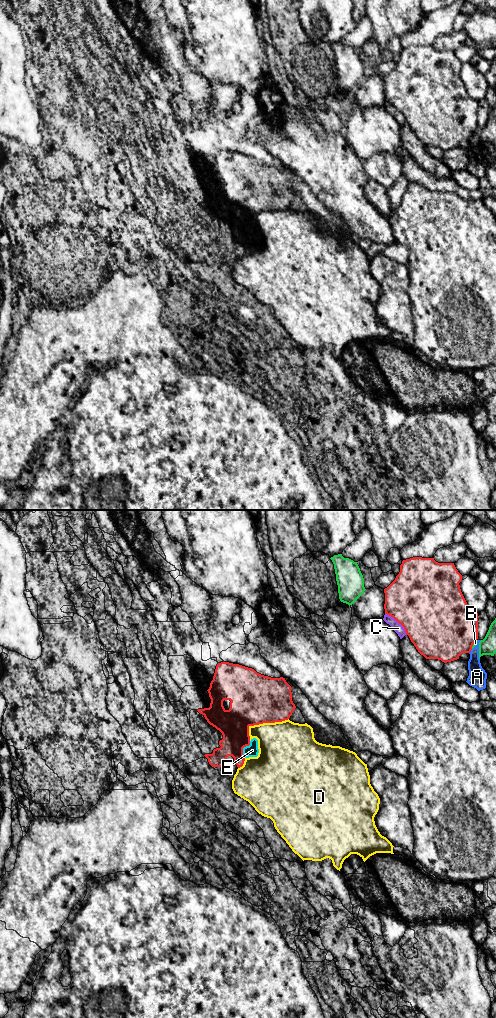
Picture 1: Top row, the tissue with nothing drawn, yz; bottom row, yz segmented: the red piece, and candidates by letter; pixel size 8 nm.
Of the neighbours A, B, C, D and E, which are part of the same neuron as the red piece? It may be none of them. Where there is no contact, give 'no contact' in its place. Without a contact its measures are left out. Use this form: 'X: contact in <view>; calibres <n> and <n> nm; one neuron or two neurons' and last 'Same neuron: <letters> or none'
A: contact in yz; calibres 460 and 150 nm; two neurons
B: contact in yz; calibres 480 and 20 nm; two neurons
C: contact in yz; calibres 500 and 80 nm; two neurons
D: contact in yz; calibres 400 and 400 nm; two neurons
E: contact in yz; calibres 240 and 100 nm; two neurons
Same neuron: none

